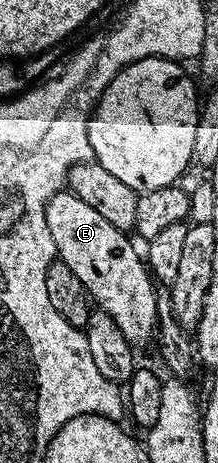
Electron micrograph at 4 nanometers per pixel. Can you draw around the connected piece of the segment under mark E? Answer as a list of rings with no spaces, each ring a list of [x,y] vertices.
[[[62,189],[49,197],[45,204],[47,229],[55,242],[58,260],[71,268],[75,279],[83,283],[92,304],[105,313],[123,331],[130,346],[145,345],[154,340],[157,328],[157,299],[155,282],[146,262],[129,242],[129,235],[112,226],[99,211],[93,210],[83,199]]]

